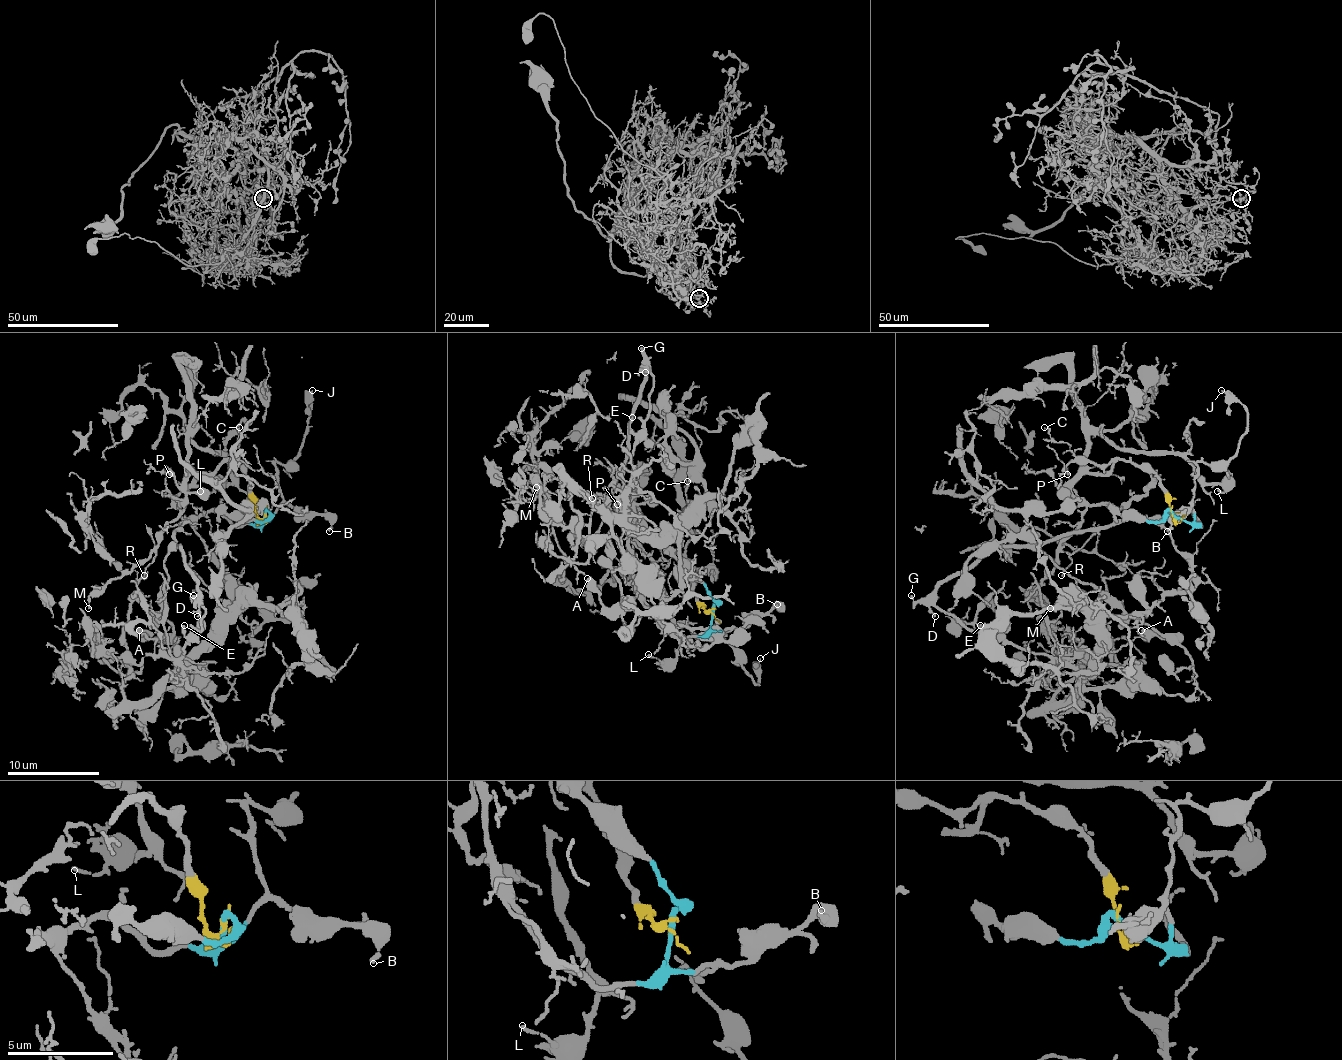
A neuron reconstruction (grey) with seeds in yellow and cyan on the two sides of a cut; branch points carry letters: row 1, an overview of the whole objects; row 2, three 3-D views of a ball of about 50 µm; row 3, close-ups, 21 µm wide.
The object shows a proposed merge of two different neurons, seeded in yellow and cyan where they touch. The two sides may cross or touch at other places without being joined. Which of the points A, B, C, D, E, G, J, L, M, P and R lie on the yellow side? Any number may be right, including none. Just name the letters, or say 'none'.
C, L, M, P, R

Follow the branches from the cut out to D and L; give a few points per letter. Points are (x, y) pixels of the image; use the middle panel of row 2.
D: (712, 610), (712, 623), (701, 635), (678, 637), (657, 619), (634, 575), (622, 476), (627, 425), (645, 372)
L: (712, 610), (703, 607), (680, 559), (636, 522), (680, 639), (673, 658), (648, 653)

